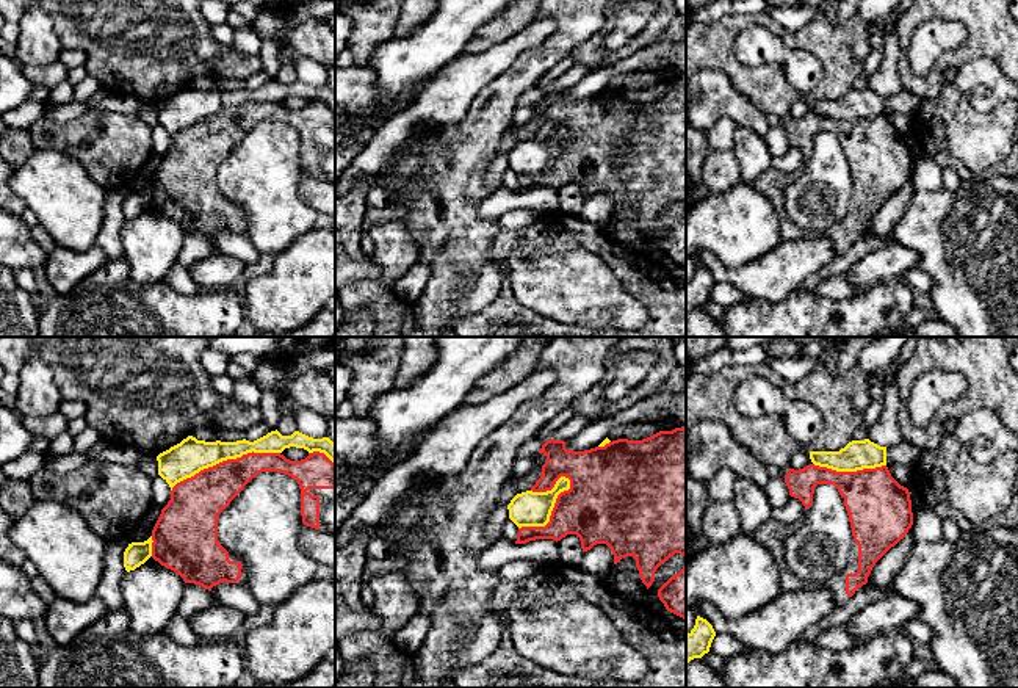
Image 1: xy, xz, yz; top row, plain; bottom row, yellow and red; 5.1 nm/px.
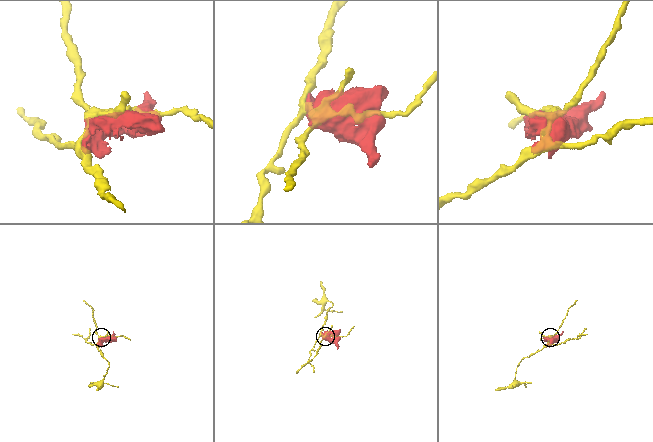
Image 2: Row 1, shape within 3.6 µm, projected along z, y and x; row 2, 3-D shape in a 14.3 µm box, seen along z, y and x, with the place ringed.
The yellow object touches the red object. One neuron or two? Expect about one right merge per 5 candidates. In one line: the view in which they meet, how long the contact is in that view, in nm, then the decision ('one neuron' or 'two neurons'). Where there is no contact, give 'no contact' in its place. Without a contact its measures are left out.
xz | 380 nm | two neurons

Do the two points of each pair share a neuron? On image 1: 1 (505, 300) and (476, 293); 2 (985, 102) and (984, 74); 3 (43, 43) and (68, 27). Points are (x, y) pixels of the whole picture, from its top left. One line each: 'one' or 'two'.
1: two
2: one
3: two

